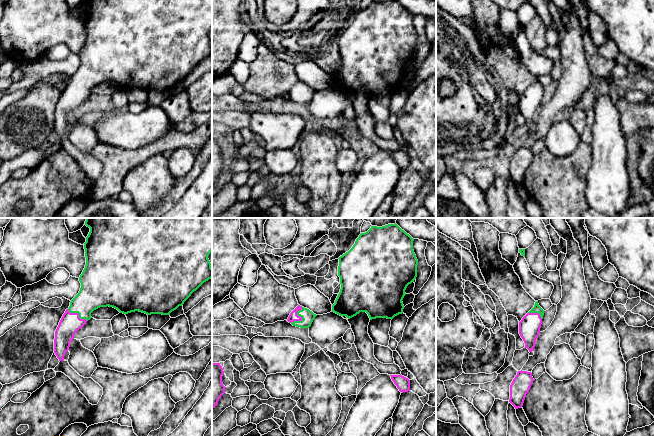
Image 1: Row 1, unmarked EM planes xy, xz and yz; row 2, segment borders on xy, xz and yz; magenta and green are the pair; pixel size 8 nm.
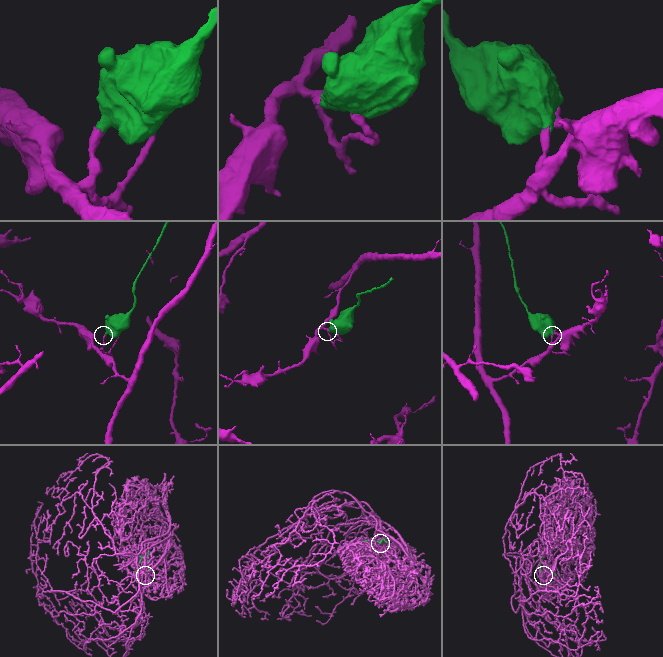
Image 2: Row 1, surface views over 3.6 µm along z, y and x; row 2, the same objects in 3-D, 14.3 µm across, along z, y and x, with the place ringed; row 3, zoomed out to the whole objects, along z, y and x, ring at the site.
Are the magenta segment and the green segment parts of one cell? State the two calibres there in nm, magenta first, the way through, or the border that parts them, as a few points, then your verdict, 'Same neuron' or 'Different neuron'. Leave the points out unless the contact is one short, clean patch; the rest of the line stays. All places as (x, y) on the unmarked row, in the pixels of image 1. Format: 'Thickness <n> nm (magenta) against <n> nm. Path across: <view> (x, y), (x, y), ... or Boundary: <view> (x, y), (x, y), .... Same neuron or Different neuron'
Thickness 70 nm (magenta) against 100 nm. Different neuron

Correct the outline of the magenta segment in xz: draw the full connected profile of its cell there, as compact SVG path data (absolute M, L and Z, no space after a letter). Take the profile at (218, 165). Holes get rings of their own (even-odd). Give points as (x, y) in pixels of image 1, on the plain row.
M212 138L212 185L215 184L221 172L225 169L225 162L222 159L224 150L220 139Z

